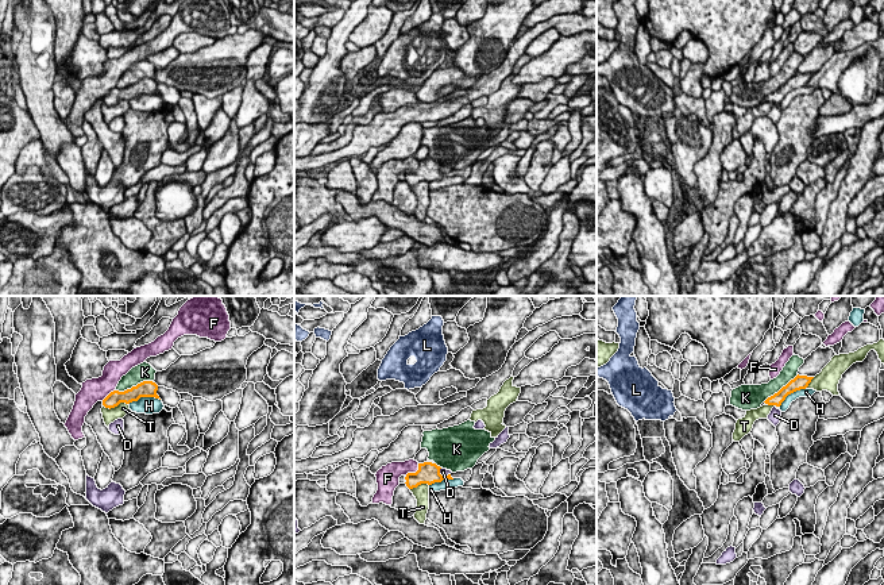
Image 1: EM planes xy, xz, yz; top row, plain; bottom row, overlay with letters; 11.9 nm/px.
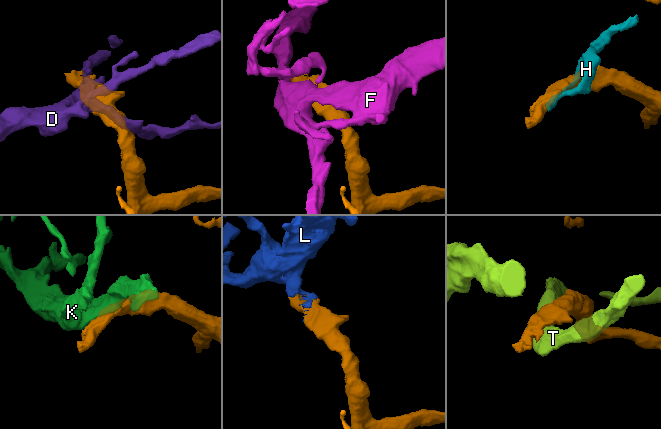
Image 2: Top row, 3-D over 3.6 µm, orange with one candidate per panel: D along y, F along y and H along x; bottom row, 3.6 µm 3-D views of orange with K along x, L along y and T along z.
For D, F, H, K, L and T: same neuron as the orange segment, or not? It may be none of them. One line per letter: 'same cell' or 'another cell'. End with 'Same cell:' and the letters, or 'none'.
D: another cell
F: another cell
H: another cell
K: another cell
L: same cell
T: another cell
Same cell: L

